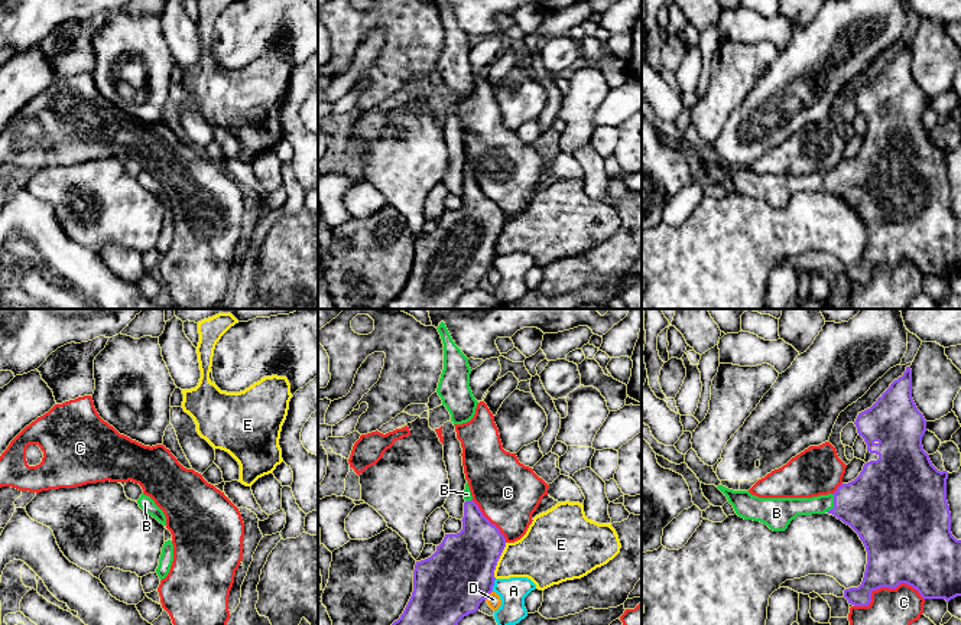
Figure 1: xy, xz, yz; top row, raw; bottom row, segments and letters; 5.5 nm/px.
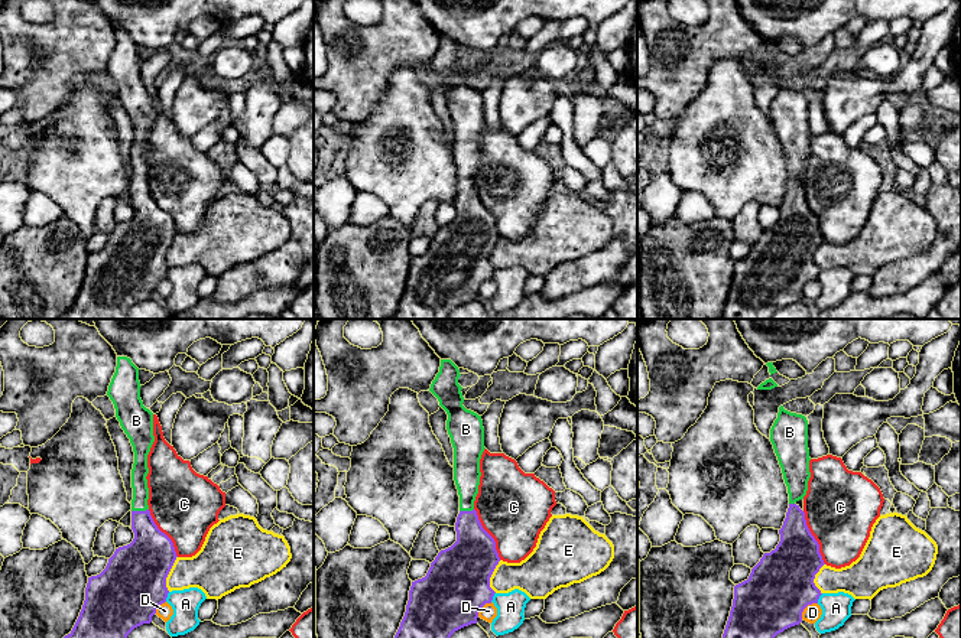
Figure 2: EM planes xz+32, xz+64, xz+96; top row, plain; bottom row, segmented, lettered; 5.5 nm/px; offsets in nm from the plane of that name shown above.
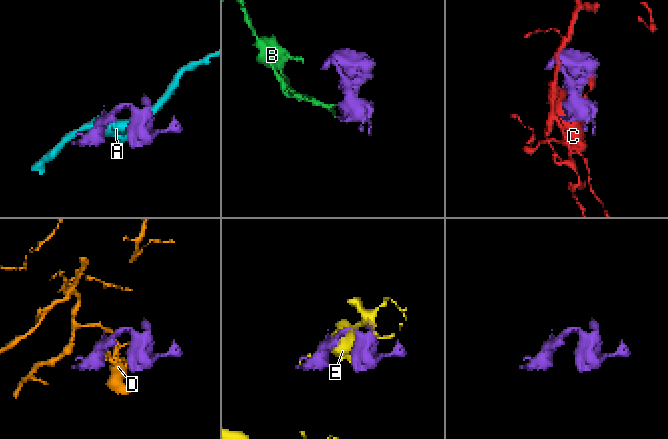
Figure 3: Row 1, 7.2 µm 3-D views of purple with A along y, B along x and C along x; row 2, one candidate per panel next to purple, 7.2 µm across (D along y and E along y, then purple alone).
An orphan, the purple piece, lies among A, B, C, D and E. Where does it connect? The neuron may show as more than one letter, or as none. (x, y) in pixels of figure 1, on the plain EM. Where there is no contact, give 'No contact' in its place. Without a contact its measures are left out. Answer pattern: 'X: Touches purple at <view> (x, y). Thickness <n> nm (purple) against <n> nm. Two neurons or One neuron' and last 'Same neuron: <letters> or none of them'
A: Touches purple at xz (493, 261). Thickness 380 nm (purple) against 150 nm. Two neurons
B: Touches purple at yz (834, 181). Thickness 400 nm (purple) against 120 nm. One neuron
C: Touches purple at yz (885, 263). Thickness 420 nm (purple) against 300 nm. Two neurons
D: Touches purple at xz (489, 270). Thickness 380 nm (purple) against 80 nm. Two neurons
E: Touches purple at xz (497, 237). Thickness 380 nm (purple) against 300 nm. Two neurons
Same neuron: B

